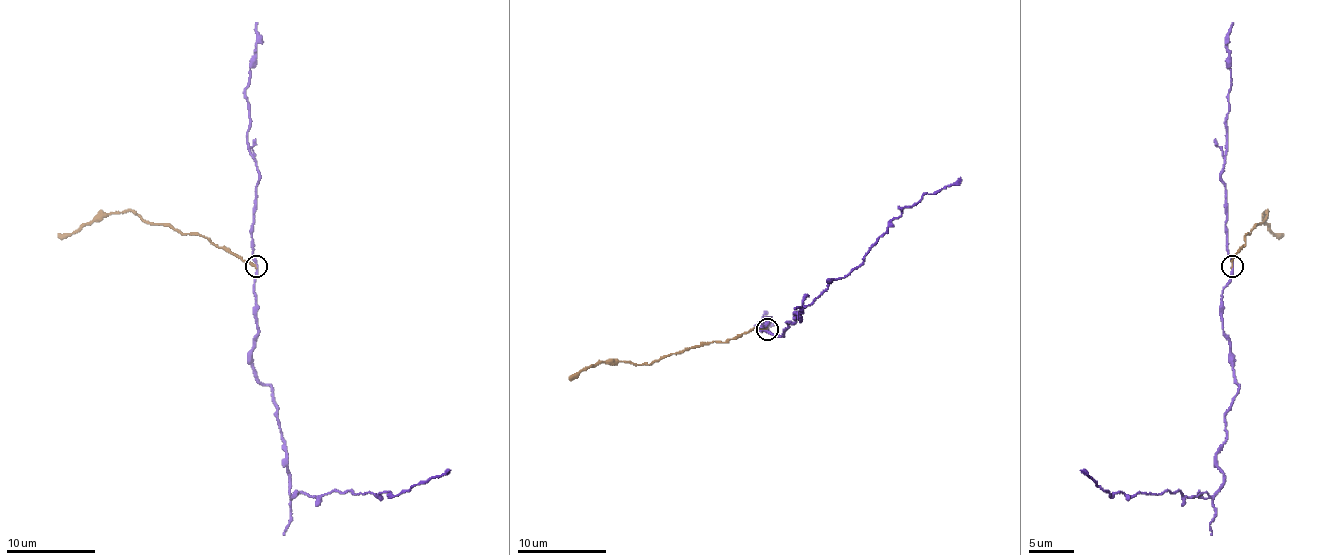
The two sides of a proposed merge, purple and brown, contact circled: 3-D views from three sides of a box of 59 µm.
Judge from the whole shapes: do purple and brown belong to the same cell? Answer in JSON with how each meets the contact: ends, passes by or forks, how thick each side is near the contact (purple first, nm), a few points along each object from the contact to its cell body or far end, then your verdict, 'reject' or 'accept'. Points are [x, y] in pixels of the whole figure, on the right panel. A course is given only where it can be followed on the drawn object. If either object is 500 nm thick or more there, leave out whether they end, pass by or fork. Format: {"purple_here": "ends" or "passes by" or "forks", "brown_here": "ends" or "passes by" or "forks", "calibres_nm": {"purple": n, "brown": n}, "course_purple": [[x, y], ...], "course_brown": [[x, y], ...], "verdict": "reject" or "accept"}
{"purple_here": "passes by", "brown_here": "ends", "calibres_nm": {"purple": 200, "brown": 140}, "course_purple": [[1232, 265], [1221, 328], [1239, 383], [1217, 455], [1223, 484], [1210, 497], [1110, 495], [1081, 470]], "course_brown": [[1232, 265], [1232, 258], [1246, 243], [1248, 234], [1268, 212], [1263, 214], [1268, 227], [1281, 236]], "verdict": "reject"}

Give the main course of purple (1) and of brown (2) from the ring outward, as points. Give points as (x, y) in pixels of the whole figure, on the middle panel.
1: (767, 329), (767, 318), (762, 329), (773, 336), (800, 320), (905, 207), (961, 178)
2: (767, 329), (749, 329), (724, 343), (695, 345), (644, 365), (611, 360), (590, 365), (568, 378)

